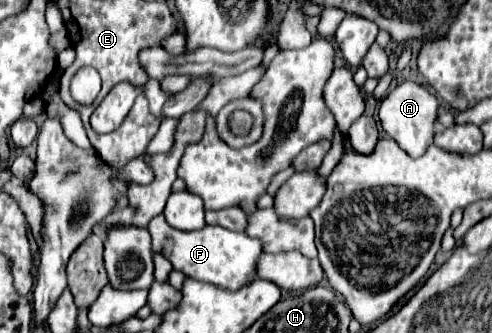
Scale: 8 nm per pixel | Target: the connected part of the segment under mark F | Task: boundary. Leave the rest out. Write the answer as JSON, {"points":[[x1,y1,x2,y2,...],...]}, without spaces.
{"points":[[158,214,154,216,154,220,150,220,148,232,152,236,154,252,162,252,176,270,184,272,186,276,194,276,200,282,206,282,224,290,238,290,250,282,250,274,252,274,252,280,256,278,254,272,256,272,256,262,262,254,262,242,256,238,250,238,248,234,232,232,222,226,206,226,202,230,182,232,172,228,166,222,164,214]]}

